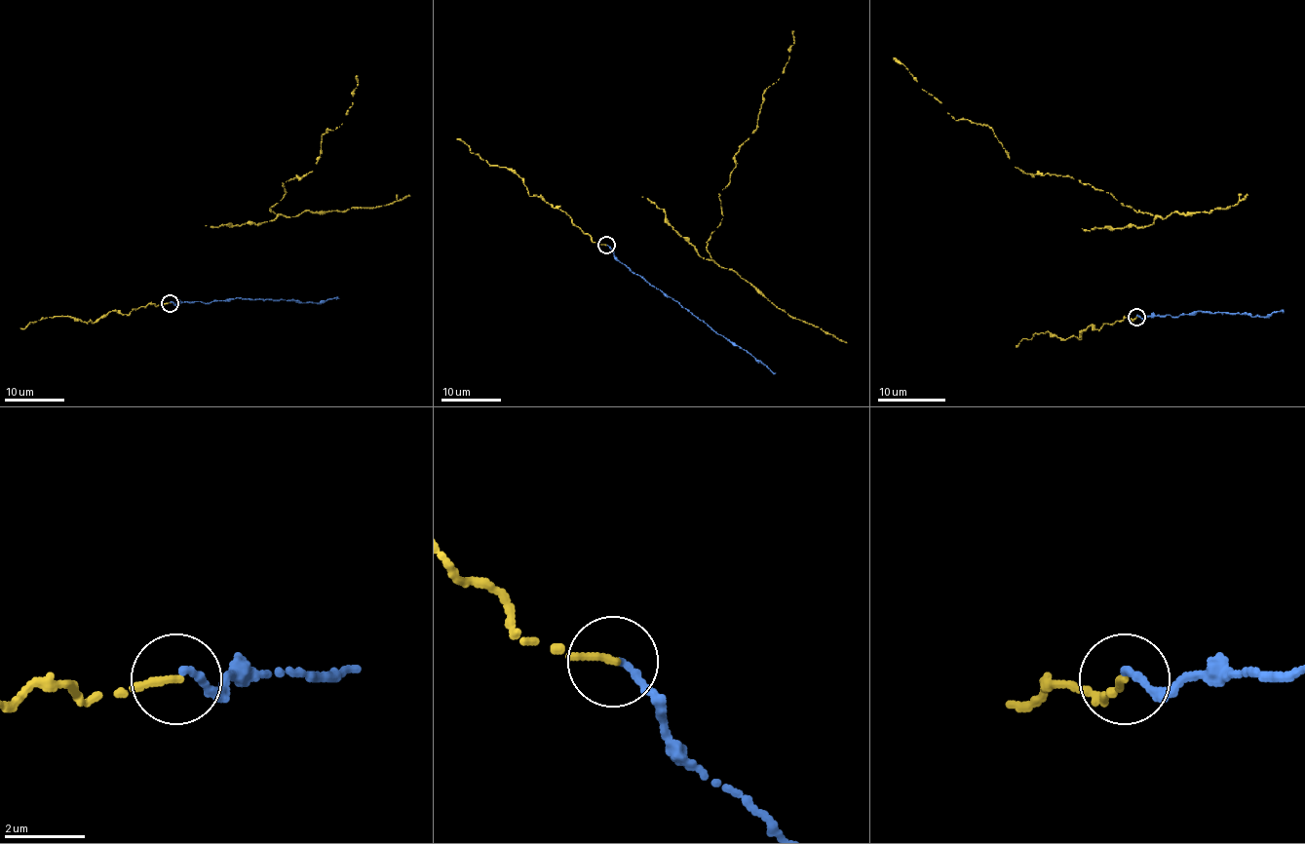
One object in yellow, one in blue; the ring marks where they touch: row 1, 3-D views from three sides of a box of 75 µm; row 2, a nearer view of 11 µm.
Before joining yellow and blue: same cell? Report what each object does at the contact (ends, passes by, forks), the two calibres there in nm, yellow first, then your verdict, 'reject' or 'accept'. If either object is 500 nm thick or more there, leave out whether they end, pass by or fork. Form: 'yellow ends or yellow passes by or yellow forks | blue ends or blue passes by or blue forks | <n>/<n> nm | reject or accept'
yellow ends | blue ends | 180/200 nm | accept

